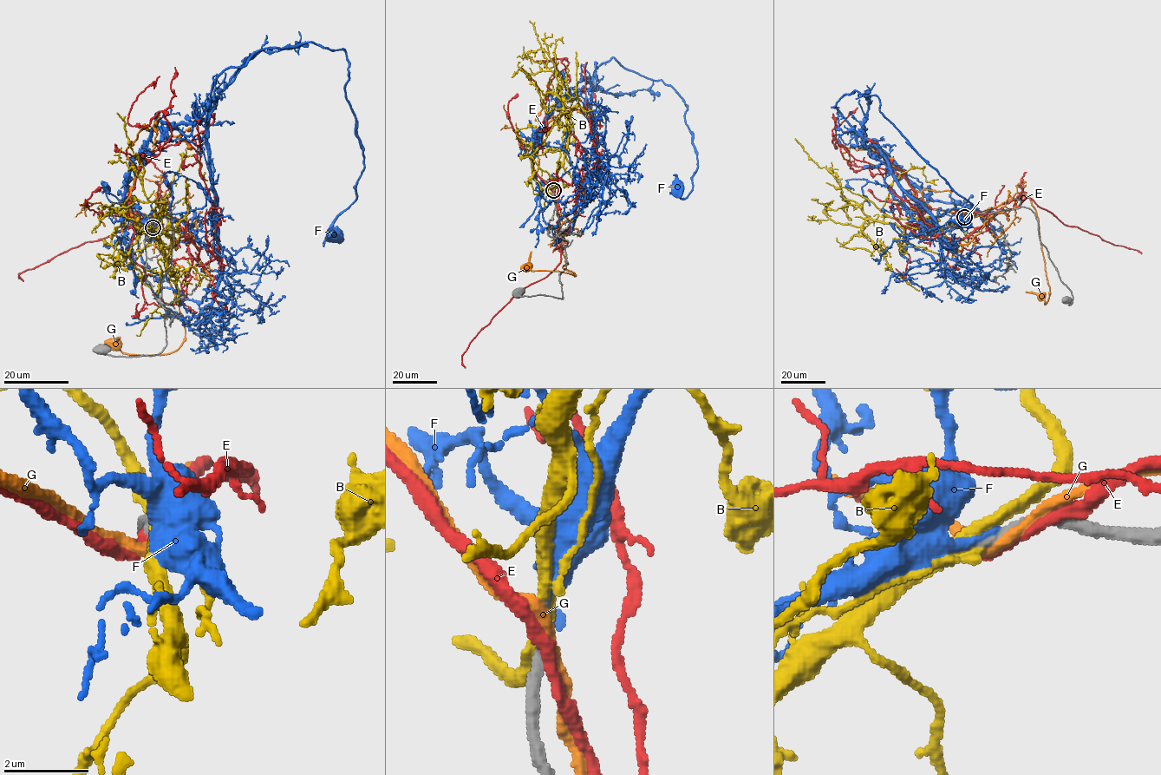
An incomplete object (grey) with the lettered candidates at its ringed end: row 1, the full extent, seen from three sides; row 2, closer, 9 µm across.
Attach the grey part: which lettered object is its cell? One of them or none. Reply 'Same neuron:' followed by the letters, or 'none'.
Same neuron: B

